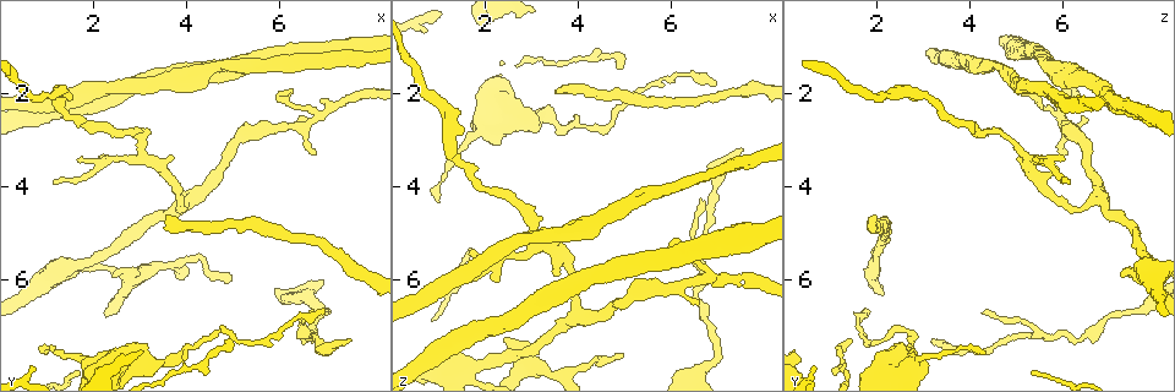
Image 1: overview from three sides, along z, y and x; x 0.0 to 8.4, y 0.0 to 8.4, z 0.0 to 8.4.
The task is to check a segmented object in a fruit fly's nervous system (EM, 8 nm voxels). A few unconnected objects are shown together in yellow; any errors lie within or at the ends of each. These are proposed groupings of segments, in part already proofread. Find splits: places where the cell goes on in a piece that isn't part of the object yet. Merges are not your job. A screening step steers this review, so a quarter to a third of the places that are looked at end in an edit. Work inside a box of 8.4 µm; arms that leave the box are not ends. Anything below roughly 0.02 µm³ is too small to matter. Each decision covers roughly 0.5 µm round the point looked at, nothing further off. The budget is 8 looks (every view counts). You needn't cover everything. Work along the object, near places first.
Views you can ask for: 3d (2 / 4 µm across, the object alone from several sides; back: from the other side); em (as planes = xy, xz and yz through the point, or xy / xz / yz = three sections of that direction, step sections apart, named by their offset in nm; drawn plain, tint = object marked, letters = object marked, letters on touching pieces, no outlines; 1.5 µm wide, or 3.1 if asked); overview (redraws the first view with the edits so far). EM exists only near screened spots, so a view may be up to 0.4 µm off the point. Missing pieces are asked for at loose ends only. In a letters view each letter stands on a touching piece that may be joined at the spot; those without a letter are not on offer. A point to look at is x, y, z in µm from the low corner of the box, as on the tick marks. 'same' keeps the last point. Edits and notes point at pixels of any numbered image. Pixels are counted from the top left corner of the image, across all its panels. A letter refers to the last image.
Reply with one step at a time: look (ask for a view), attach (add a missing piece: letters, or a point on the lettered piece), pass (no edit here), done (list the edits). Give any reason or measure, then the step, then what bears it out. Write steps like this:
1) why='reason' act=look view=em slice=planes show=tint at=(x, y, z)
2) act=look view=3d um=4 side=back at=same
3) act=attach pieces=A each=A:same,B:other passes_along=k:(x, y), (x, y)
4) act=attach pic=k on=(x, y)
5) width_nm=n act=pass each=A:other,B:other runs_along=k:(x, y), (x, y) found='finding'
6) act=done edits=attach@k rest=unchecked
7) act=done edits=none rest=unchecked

why='free end' act=look view=em slice=planes show=letters at=(5.00, 5.95, 7.60)

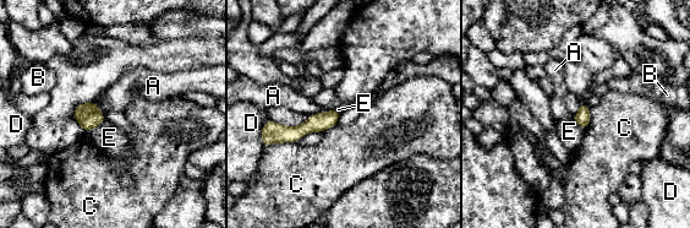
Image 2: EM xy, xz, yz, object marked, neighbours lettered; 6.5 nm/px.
longest_contact=C:220nm act=pass each=A:other,B:other,C:other,D:other,E:other runs_along=2:(337, 114), (299, 131), (272, 129) found='none of them fits'

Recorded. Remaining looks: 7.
why='an open end' act=look view=em slice=planes show=letters at=(2.45, 5.95, 7.25)

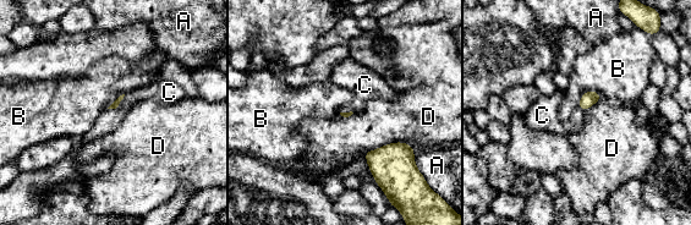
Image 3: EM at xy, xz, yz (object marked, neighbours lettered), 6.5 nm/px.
act=attach pic=3 on=(157, 91) each=A:other,B:other,C:same,D:other passes_along=3:(115, 104), (120, 100), (157, 91) found='the cell continues'

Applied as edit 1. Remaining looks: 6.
why='end of a long branch' act=look view=em slice=planes show=plain at=(6.95, 6.70, 1.85)

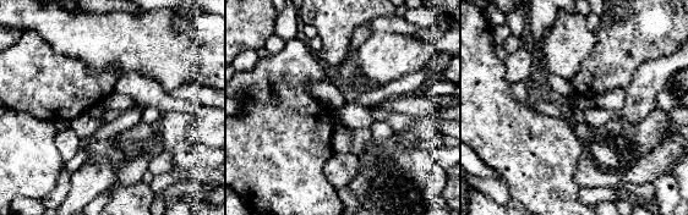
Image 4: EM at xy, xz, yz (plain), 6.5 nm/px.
act=look view=em slice=planes show=letters at=same

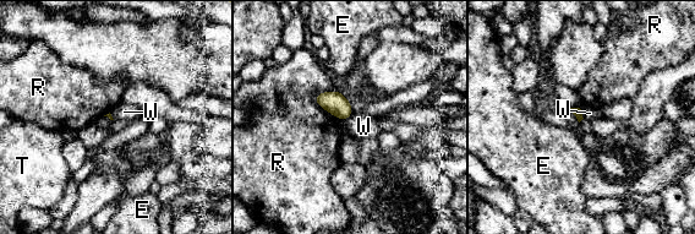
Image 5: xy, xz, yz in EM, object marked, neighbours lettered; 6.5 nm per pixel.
act=pass each=E:other,R:other,T:other,W:other border=5:(579, 108), (584, 118) found='no lettered piece goes on from it'

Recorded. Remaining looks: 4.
act=done edits=attach@3 rest=unchecked

